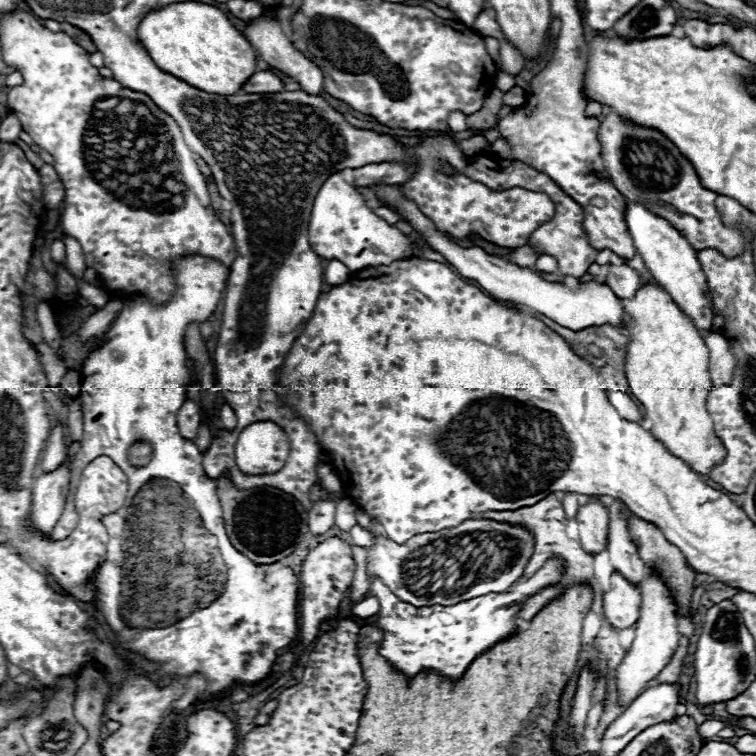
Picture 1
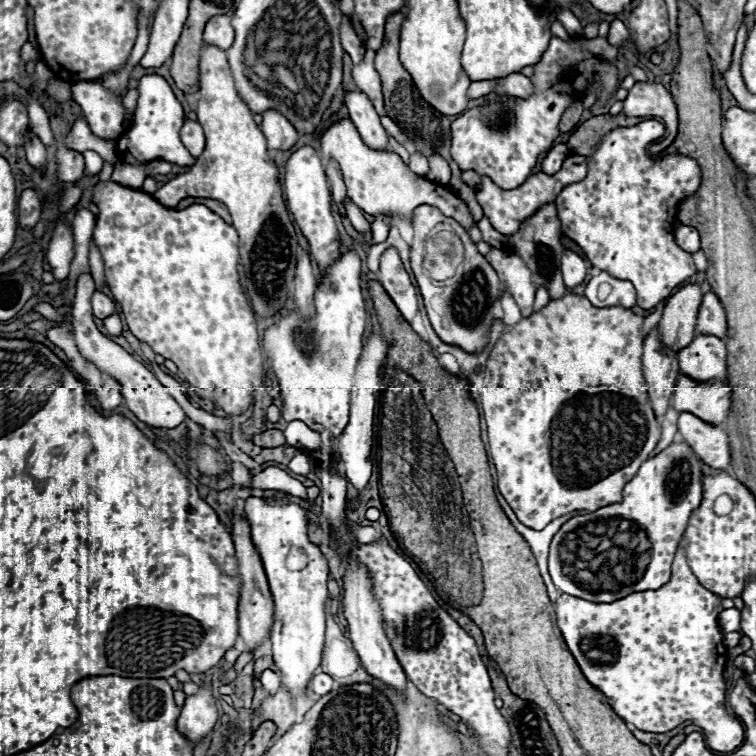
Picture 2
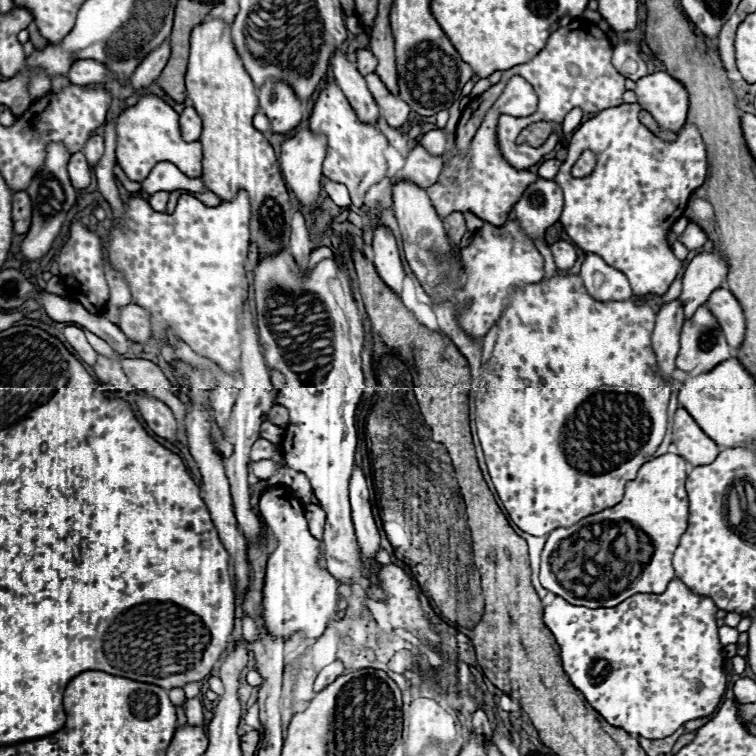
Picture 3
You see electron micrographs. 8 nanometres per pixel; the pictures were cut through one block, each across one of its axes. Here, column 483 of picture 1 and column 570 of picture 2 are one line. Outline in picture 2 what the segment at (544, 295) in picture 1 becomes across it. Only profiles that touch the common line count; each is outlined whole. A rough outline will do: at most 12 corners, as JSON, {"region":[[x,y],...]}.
{"region":[[564,250],[562,268],[566,288],[586,276],[586,262],[572,250]]}

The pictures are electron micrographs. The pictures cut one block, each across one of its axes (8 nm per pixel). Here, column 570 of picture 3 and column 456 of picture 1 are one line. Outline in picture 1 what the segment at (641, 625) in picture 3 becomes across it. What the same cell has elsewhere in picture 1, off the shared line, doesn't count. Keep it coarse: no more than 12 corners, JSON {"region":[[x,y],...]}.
{"region":[[550,558],[506,594],[400,602],[380,580],[378,654],[450,680],[518,630],[522,602],[560,584]]}

